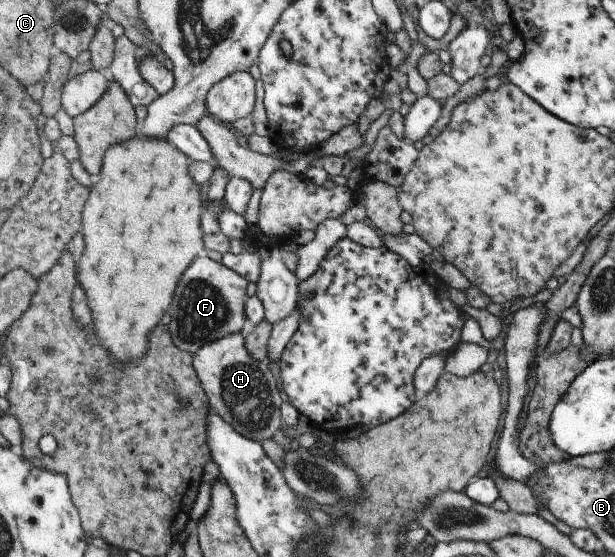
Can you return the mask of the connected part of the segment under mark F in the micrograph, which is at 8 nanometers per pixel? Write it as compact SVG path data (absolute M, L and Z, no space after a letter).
M204 255L197 257L191 270L187 270L187 274L183 276L183 282L179 284L179 290L175 294L173 308L169 310L169 314L173 316L171 334L174 343L181 350L196 354L210 342L241 332L248 319L245 303L247 286L247 278L222 262Z

